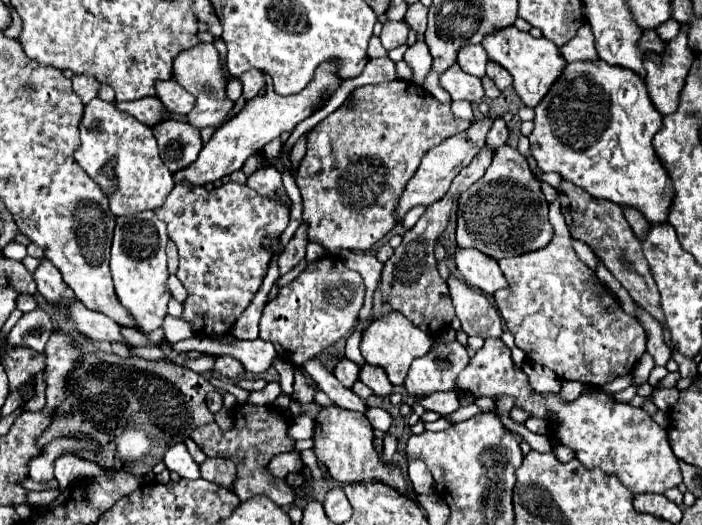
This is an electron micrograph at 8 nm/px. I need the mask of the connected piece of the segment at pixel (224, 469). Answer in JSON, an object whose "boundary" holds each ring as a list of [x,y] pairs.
{"boundary":[[[207,458],[201,464],[201,478],[215,482],[223,488],[231,488],[235,482],[235,464],[229,460],[219,460],[219,458]]]}

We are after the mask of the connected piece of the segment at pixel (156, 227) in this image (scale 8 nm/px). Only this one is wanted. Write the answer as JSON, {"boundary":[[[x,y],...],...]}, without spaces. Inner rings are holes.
{"boundary":[[[135,212],[131,216],[119,216],[111,246],[111,276],[115,284],[115,292],[119,302],[131,312],[135,326],[139,332],[149,334],[161,326],[163,316],[167,314],[167,302],[171,298],[171,292],[167,288],[167,256],[165,256],[165,244],[167,244],[167,226],[155,218],[155,212]]]}

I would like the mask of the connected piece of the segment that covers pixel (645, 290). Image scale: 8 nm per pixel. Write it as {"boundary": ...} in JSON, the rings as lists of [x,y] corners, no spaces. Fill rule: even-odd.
{"boundary":[[[567,180],[561,182],[557,192],[559,192],[561,210],[563,210],[563,216],[567,220],[571,236],[589,244],[603,258],[609,272],[623,284],[623,288],[627,288],[631,298],[663,324],[663,312],[659,306],[657,286],[655,286],[653,276],[649,272],[647,260],[643,258],[641,244],[639,244],[637,236],[633,234],[629,222],[625,220],[621,206],[615,202],[609,202],[609,200],[599,200],[599,198],[591,196],[589,192],[583,192],[583,188],[579,188]]]}

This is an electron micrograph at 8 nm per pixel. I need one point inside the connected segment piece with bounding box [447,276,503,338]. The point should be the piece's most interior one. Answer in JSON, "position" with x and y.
{"position":[479,317]}

